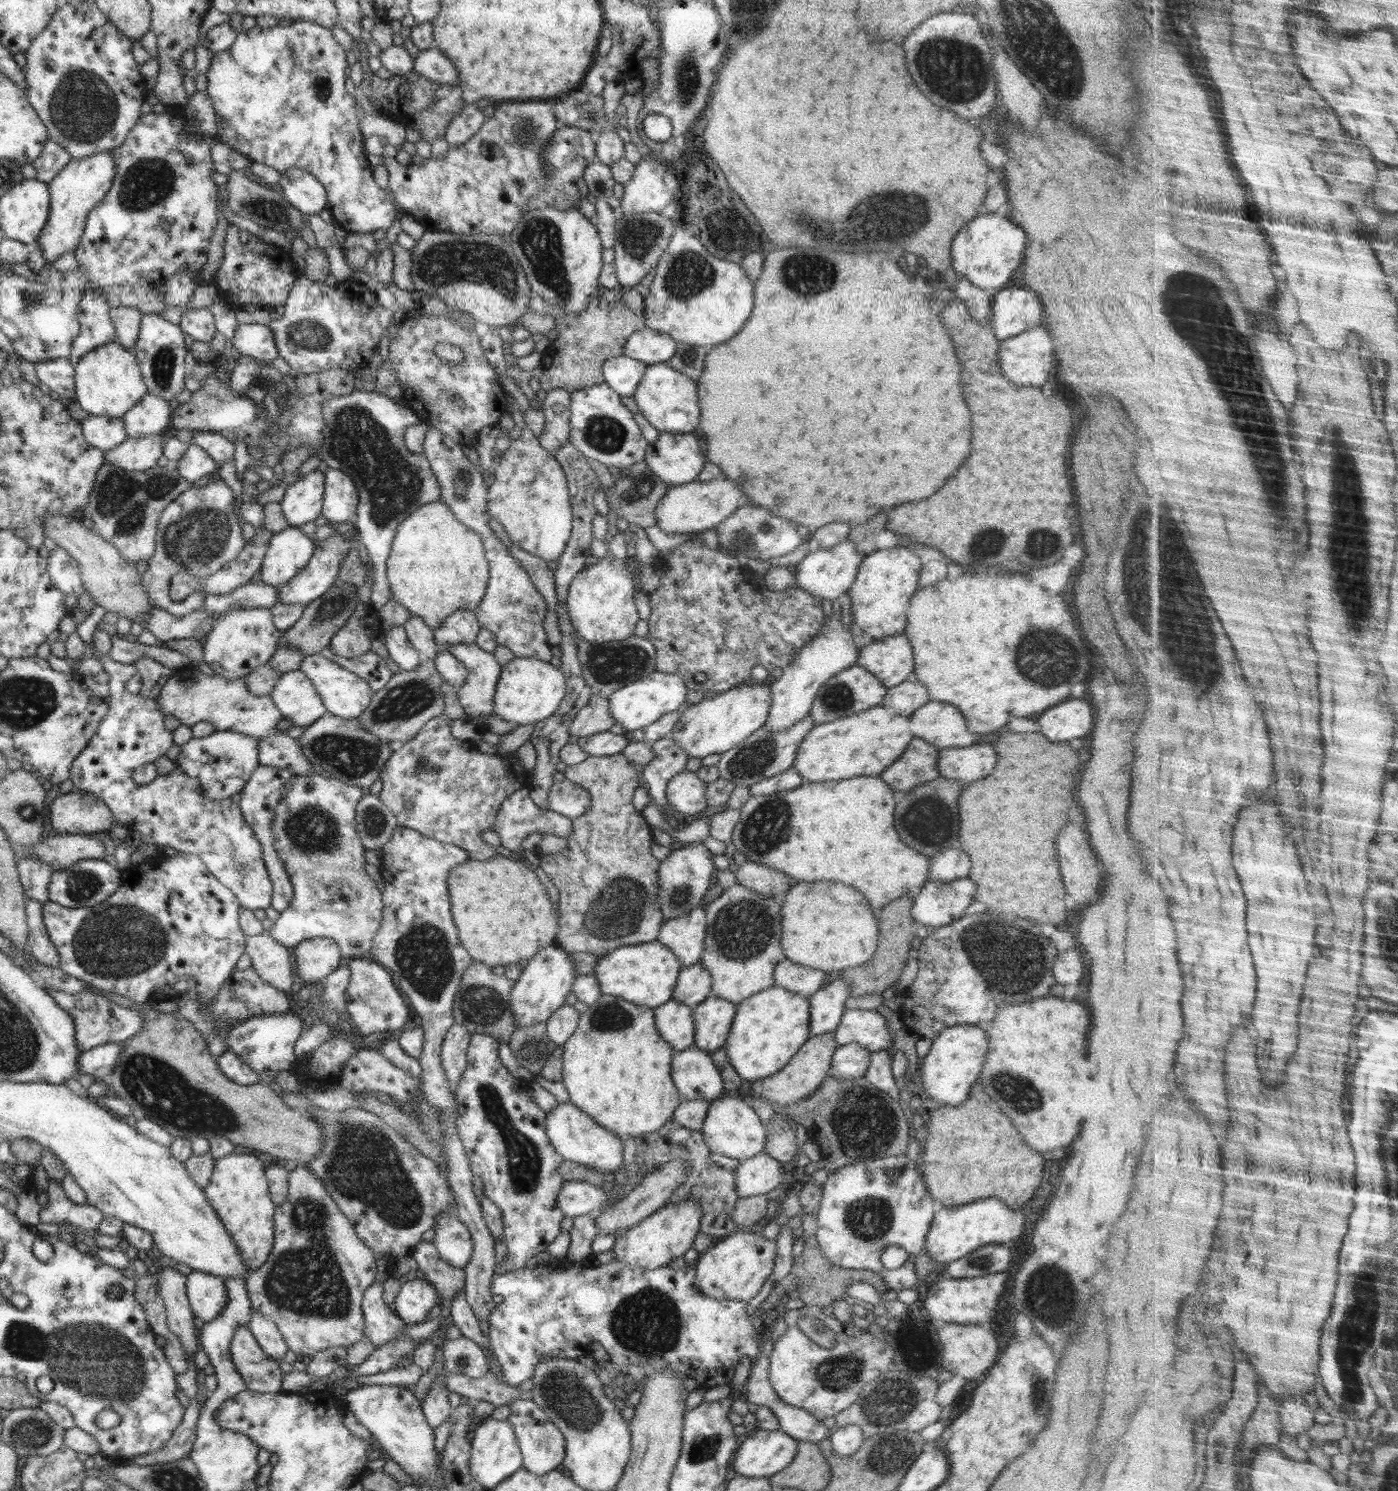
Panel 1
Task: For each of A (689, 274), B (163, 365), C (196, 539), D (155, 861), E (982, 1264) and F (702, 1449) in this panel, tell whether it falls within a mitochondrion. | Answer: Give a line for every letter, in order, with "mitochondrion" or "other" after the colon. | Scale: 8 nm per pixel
A: mitochondrion
B: mitochondrion
C: mitochondrion
D: other
E: other
F: mitochondrion

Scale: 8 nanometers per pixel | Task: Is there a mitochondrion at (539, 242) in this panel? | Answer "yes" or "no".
yes

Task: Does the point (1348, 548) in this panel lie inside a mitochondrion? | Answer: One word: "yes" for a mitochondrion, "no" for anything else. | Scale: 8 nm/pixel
yes

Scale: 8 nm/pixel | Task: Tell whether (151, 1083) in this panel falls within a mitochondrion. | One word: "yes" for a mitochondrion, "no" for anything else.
yes

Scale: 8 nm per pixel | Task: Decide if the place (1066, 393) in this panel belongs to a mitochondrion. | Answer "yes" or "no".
no

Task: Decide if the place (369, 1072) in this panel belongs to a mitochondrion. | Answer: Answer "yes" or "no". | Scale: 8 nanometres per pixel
no

